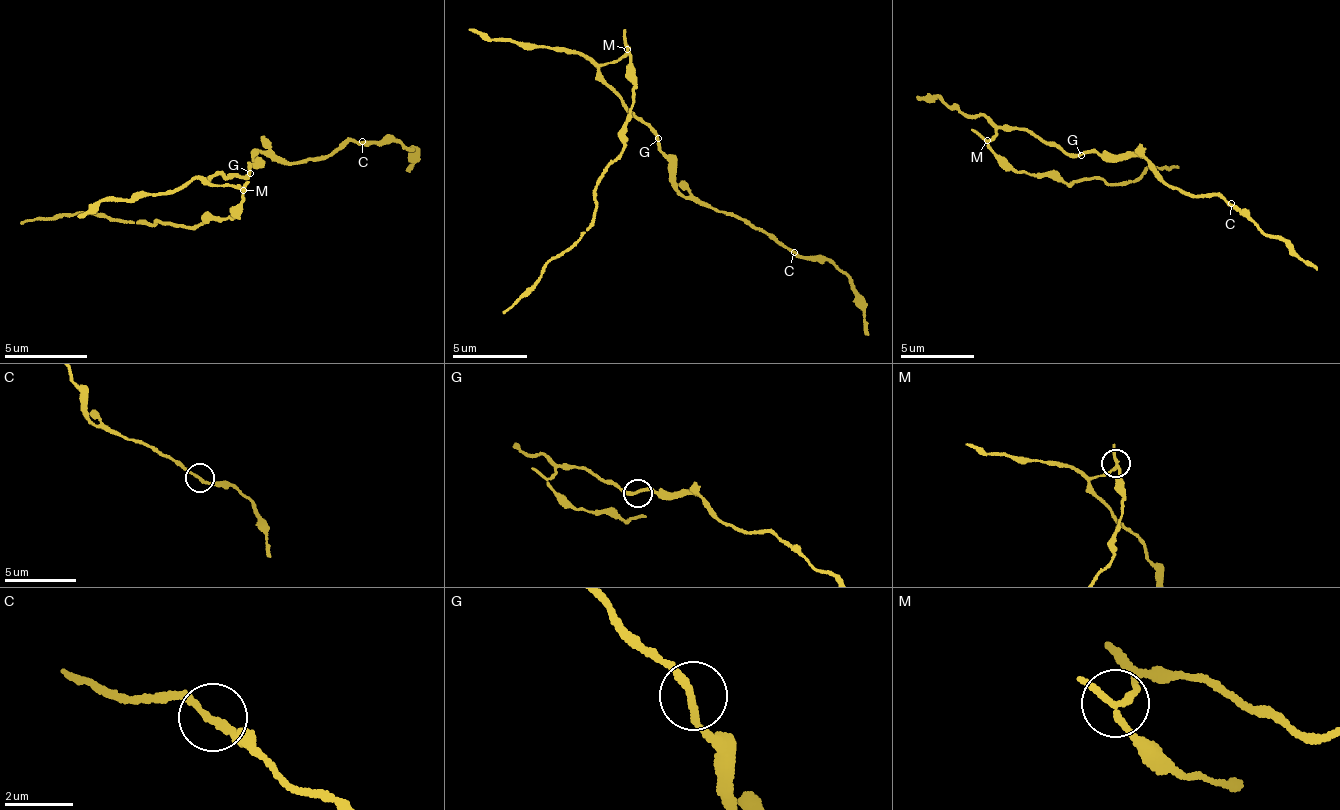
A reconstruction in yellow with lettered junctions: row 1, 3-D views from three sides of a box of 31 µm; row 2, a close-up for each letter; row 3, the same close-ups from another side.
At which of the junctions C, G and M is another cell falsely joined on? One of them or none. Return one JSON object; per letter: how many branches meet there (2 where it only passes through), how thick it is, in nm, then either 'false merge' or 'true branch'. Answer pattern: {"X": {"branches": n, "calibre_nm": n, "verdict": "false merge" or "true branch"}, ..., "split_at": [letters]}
{"C": {"branches": 2, "calibre_nm": 190, "verdict": "true branch"}, "G": {"branches": 2, "calibre_nm": 200, "verdict": "true branch"}, "M": {"branches": 3, "calibre_nm": 180, "verdict": "false merge"}, "split_at": ["M"]}

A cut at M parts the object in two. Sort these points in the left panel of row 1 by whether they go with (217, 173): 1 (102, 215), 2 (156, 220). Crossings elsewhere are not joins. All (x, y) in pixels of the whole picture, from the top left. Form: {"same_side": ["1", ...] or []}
{"same_side": []}

